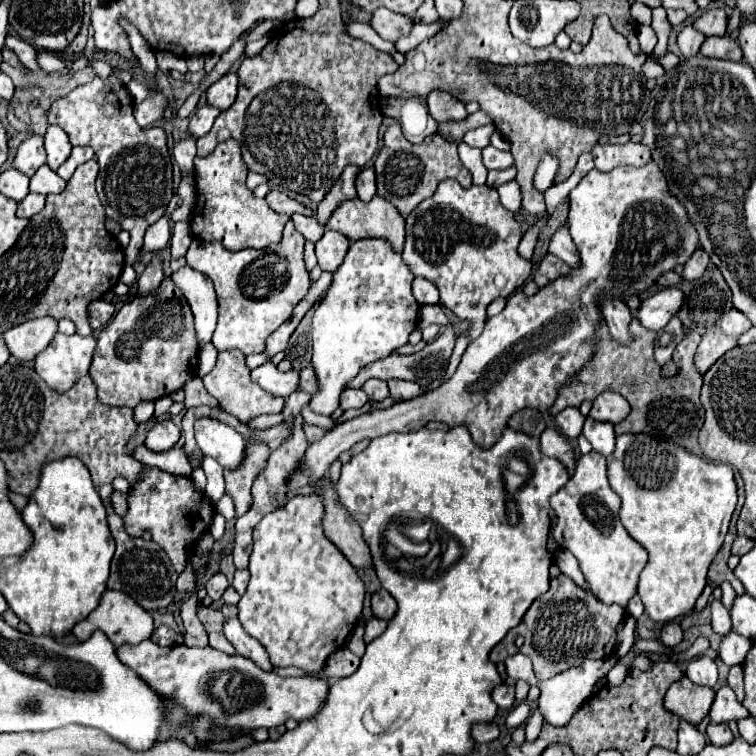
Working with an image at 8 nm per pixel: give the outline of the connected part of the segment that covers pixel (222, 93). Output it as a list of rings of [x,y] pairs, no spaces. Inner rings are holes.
[[[225,74],[219,82],[215,82],[209,90],[207,90],[207,102],[211,106],[217,106],[219,110],[227,110],[237,96],[237,84],[239,78],[237,74]]]

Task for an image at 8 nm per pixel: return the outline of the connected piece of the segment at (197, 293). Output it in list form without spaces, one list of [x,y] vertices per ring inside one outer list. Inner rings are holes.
[[[187,266],[175,272],[171,278],[183,290],[191,306],[191,312],[195,316],[197,346],[199,350],[203,350],[203,346],[211,342],[217,324],[217,298],[215,298],[215,290],[211,288],[211,280],[207,280],[207,276]]]

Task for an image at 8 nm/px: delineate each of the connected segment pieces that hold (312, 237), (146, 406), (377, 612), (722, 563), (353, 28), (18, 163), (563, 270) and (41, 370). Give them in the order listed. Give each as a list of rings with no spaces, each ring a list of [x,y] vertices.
[[[293,214],[293,222],[295,222],[295,228],[305,236],[305,240],[309,242],[317,242],[325,228],[317,222],[315,216],[303,216],[303,214]]]
[[[141,402],[133,408],[133,420],[137,424],[141,422],[147,422],[151,416],[153,416],[153,408],[155,408],[155,402]]]
[[[377,590],[371,598],[371,608],[373,608],[373,616],[375,618],[383,618],[383,620],[391,620],[393,614],[397,612],[397,602],[395,598],[387,592],[387,590]]]
[[[739,512],[733,514],[729,532],[727,532],[727,536],[725,536],[725,542],[723,542],[721,550],[717,552],[715,560],[711,562],[711,568],[709,568],[709,582],[713,582],[715,586],[719,586],[721,582],[727,580],[727,582],[733,584],[737,596],[741,596],[741,594],[745,594],[745,588],[743,588],[741,580],[727,568],[727,560],[729,560],[729,556],[731,556],[731,544],[733,544],[733,540],[737,538],[737,530],[735,530],[735,520],[737,520],[737,518],[739,518]]]
[[[349,22],[349,24],[345,24],[345,30],[347,30],[347,34],[353,36],[353,38],[371,42],[373,48],[377,48],[377,50],[383,50],[383,52],[387,52],[387,54],[393,54],[393,52],[395,52],[393,42],[383,40],[369,24],[363,24],[363,22]]]
[[[31,134],[27,140],[21,142],[19,150],[17,150],[17,156],[13,160],[13,166],[27,174],[29,178],[35,174],[35,170],[39,166],[45,164],[45,148],[43,148],[43,136],[39,134]]]
[[[547,254],[547,256],[543,258],[543,262],[539,264],[539,270],[537,270],[537,274],[535,274],[533,280],[535,280],[535,284],[537,284],[539,288],[543,288],[543,286],[547,284],[547,280],[553,282],[553,280],[565,276],[565,274],[569,274],[567,264],[563,264],[563,260],[559,260],[557,256]]]
[[[57,332],[53,342],[35,358],[35,372],[51,390],[65,392],[79,376],[87,374],[95,344],[93,336],[63,336]]]

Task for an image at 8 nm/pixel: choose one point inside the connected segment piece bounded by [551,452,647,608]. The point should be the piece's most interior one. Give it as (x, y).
(588, 525)

